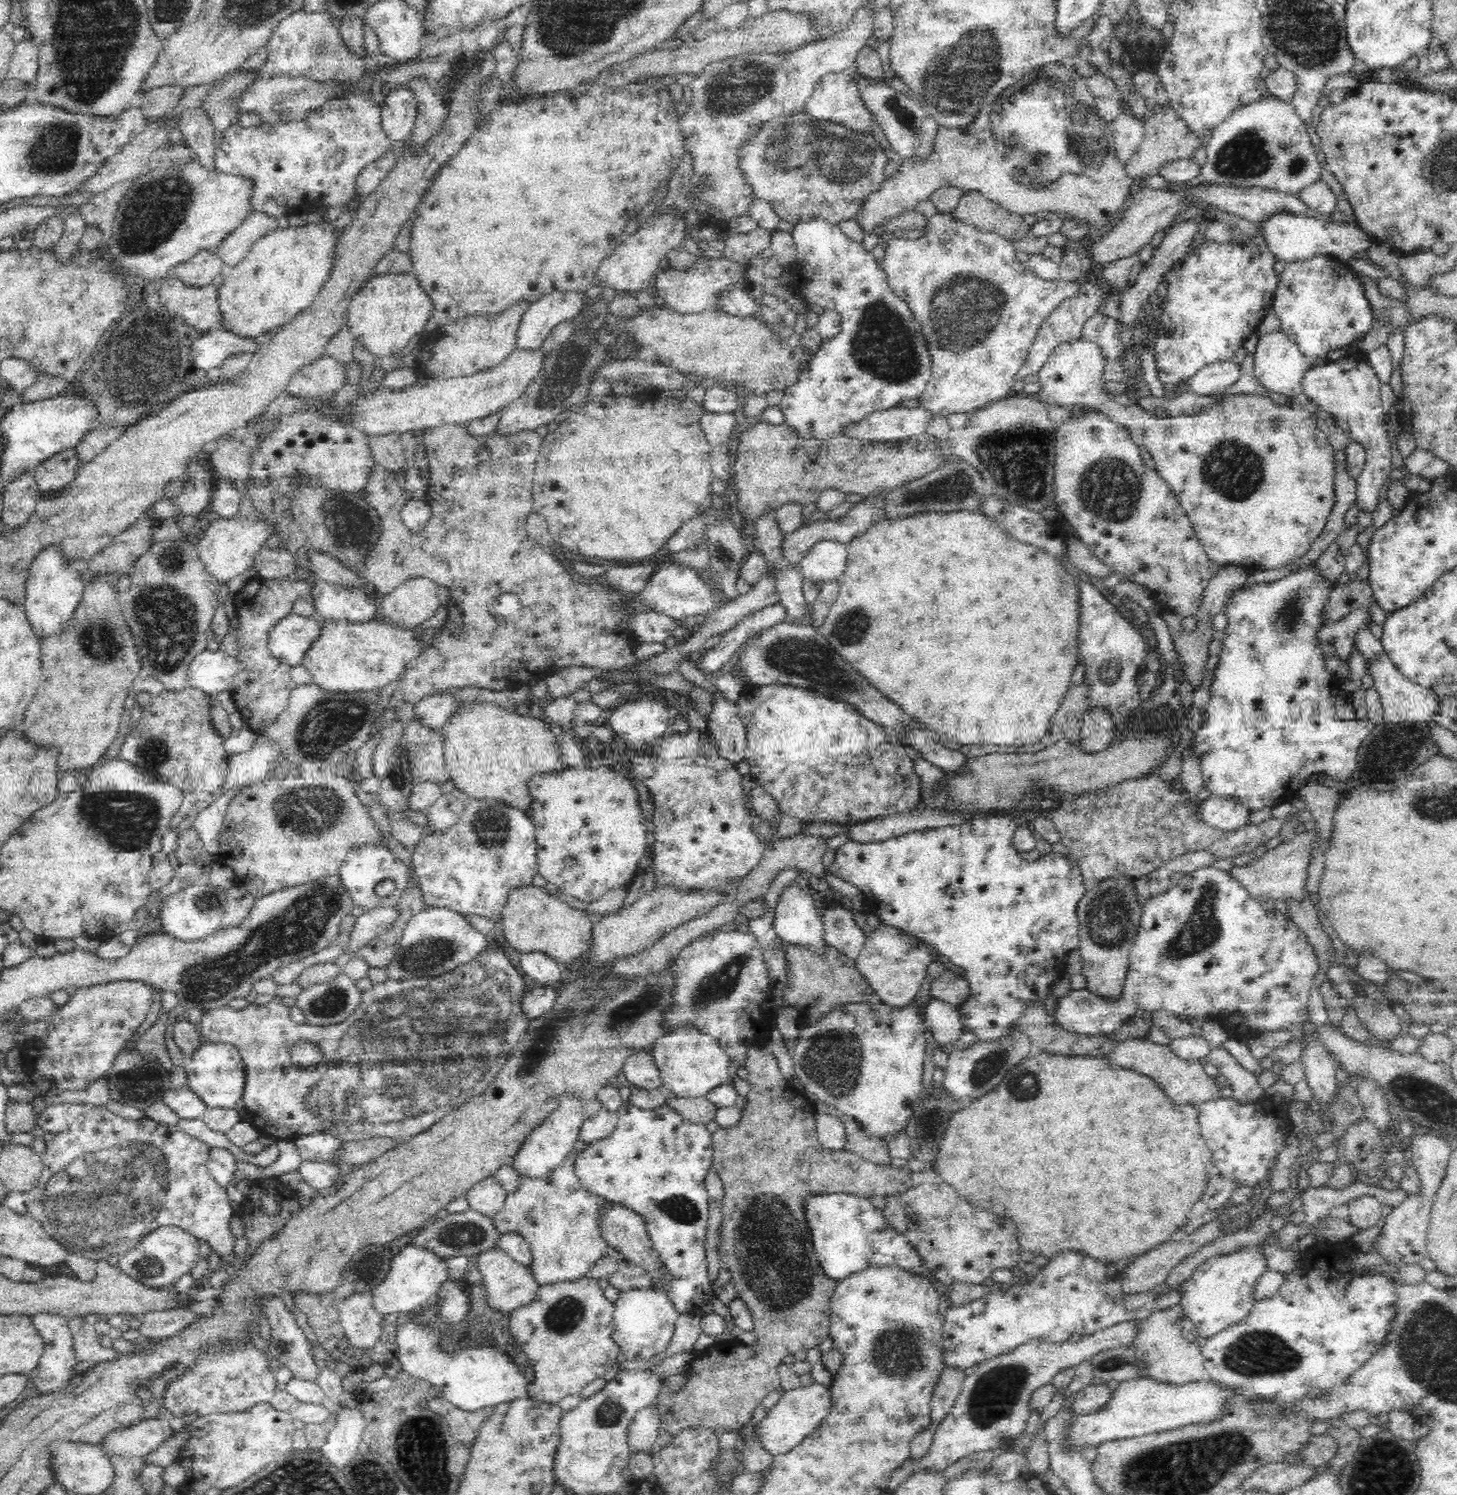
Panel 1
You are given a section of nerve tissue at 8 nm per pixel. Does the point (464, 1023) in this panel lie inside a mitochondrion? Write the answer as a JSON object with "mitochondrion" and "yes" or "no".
{"mitochondrion":"yes"}

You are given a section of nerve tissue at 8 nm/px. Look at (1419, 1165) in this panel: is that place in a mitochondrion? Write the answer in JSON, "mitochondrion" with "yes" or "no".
{"mitochondrion":"no"}

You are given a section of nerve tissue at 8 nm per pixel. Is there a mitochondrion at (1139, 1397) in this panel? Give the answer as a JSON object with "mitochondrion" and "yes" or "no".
{"mitochondrion":"no"}

